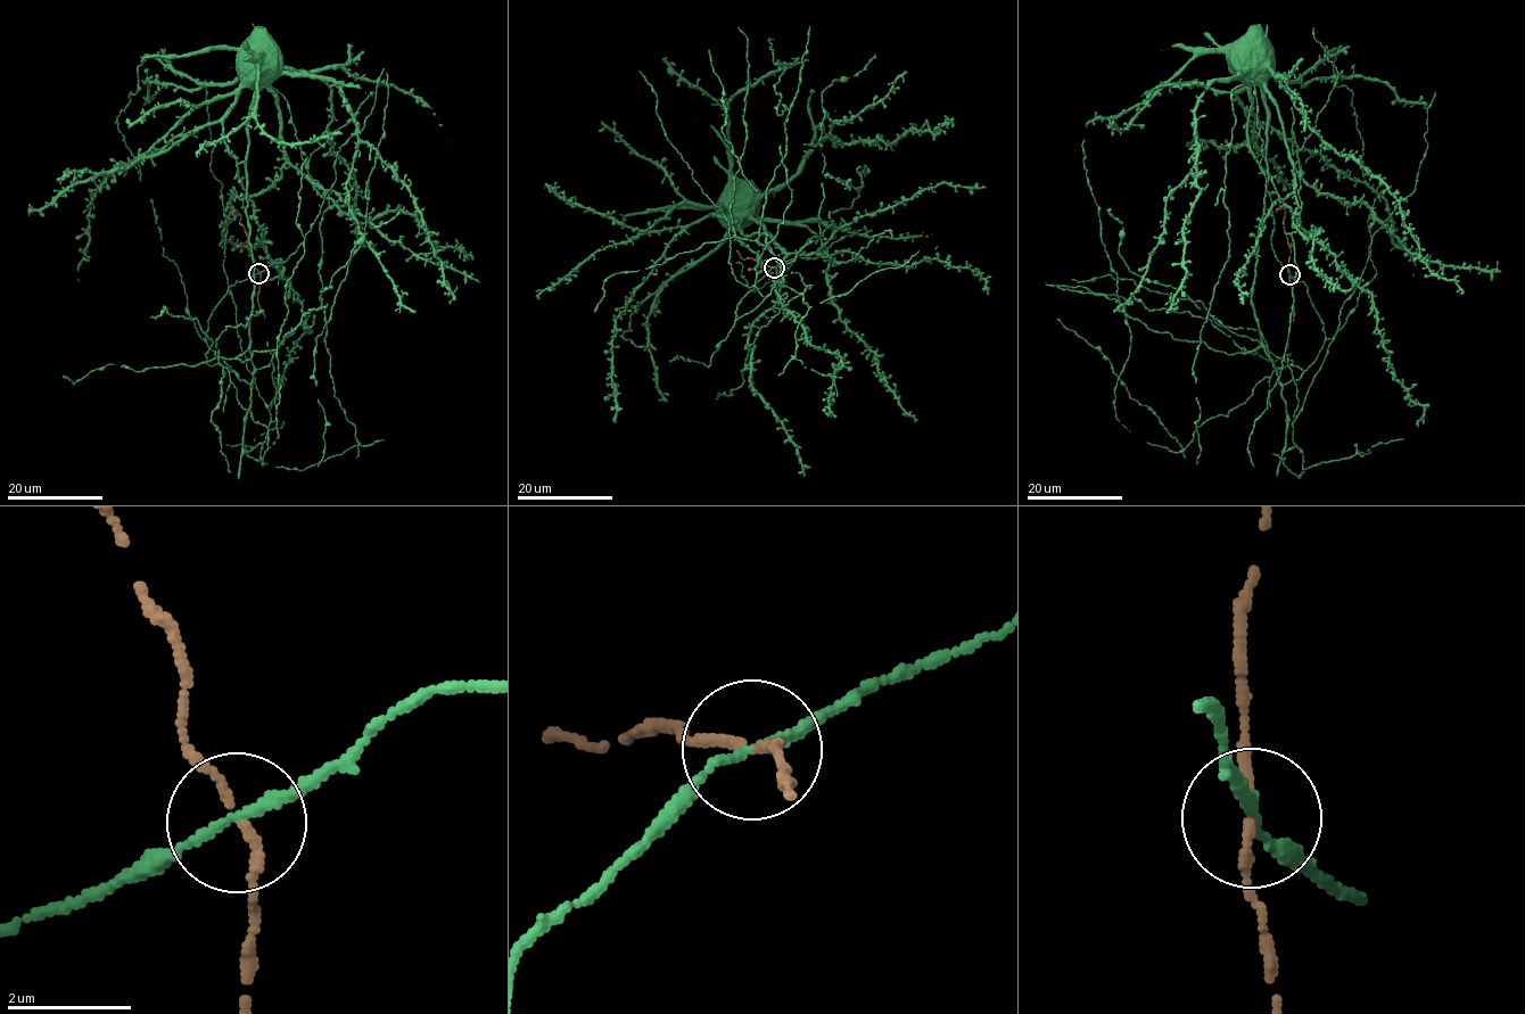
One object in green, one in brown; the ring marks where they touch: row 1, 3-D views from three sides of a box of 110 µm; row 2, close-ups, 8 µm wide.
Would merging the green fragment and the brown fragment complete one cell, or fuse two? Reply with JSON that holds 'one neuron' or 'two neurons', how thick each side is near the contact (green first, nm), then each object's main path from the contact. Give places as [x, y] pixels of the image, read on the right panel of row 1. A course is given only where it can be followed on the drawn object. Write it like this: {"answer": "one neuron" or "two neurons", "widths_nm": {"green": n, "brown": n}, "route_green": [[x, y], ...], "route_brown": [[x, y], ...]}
{"answer": "one neuron", "widths_nm": {"green": 150, "brown": 140}, "route_green": [[1289, 275], [1308, 287], [1325, 343], [1285, 384], [1251, 299], [1268, 178], [1267, 110], [1251, 71], [1258, 64]], "route_brown": [[1289, 275], [1291, 249], [1283, 222], [1286, 211], [1279, 208], [1276, 212]]}

